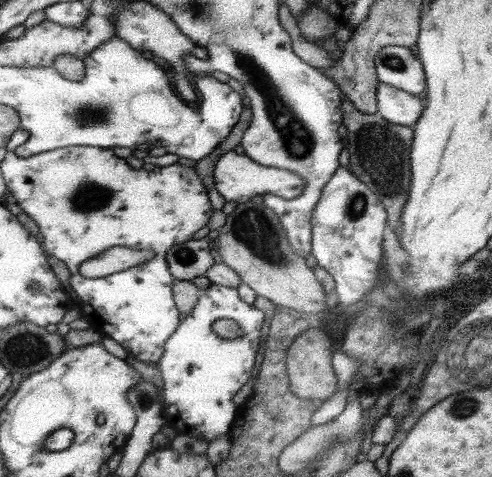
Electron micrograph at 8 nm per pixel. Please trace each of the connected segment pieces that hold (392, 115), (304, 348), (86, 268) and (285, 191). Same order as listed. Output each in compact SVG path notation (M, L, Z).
M380 80L376 100L378 113L392 124L412 127L424 110L423 103L417 96Z
M319 326L300 333L294 339L286 353L286 365L289 387L296 396L320 404L337 392L337 377L332 367L331 352L332 342Z
M110 247L94 258L85 260L80 266L79 273L86 278L102 278L152 260L154 255L155 252L150 249Z
M226 152L224 158L216 161L213 179L215 188L225 198L226 201L244 204L251 200L257 194L276 194L280 198L296 198L304 190L305 182L297 174L286 169L268 168L268 166L260 166L248 156L240 156L234 152Z

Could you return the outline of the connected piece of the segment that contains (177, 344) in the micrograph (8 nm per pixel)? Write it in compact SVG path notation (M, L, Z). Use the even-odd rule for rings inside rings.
M210 283L208 288L202 290L198 303L164 343L162 358L154 364L164 381L164 390L160 395L166 424L172 426L178 435L196 438L207 444L220 436L231 438L231 426L242 411L232 398L251 377L264 320L264 312L242 302L235 288ZM218 318L240 322L242 336L232 340L218 338L210 328Z

